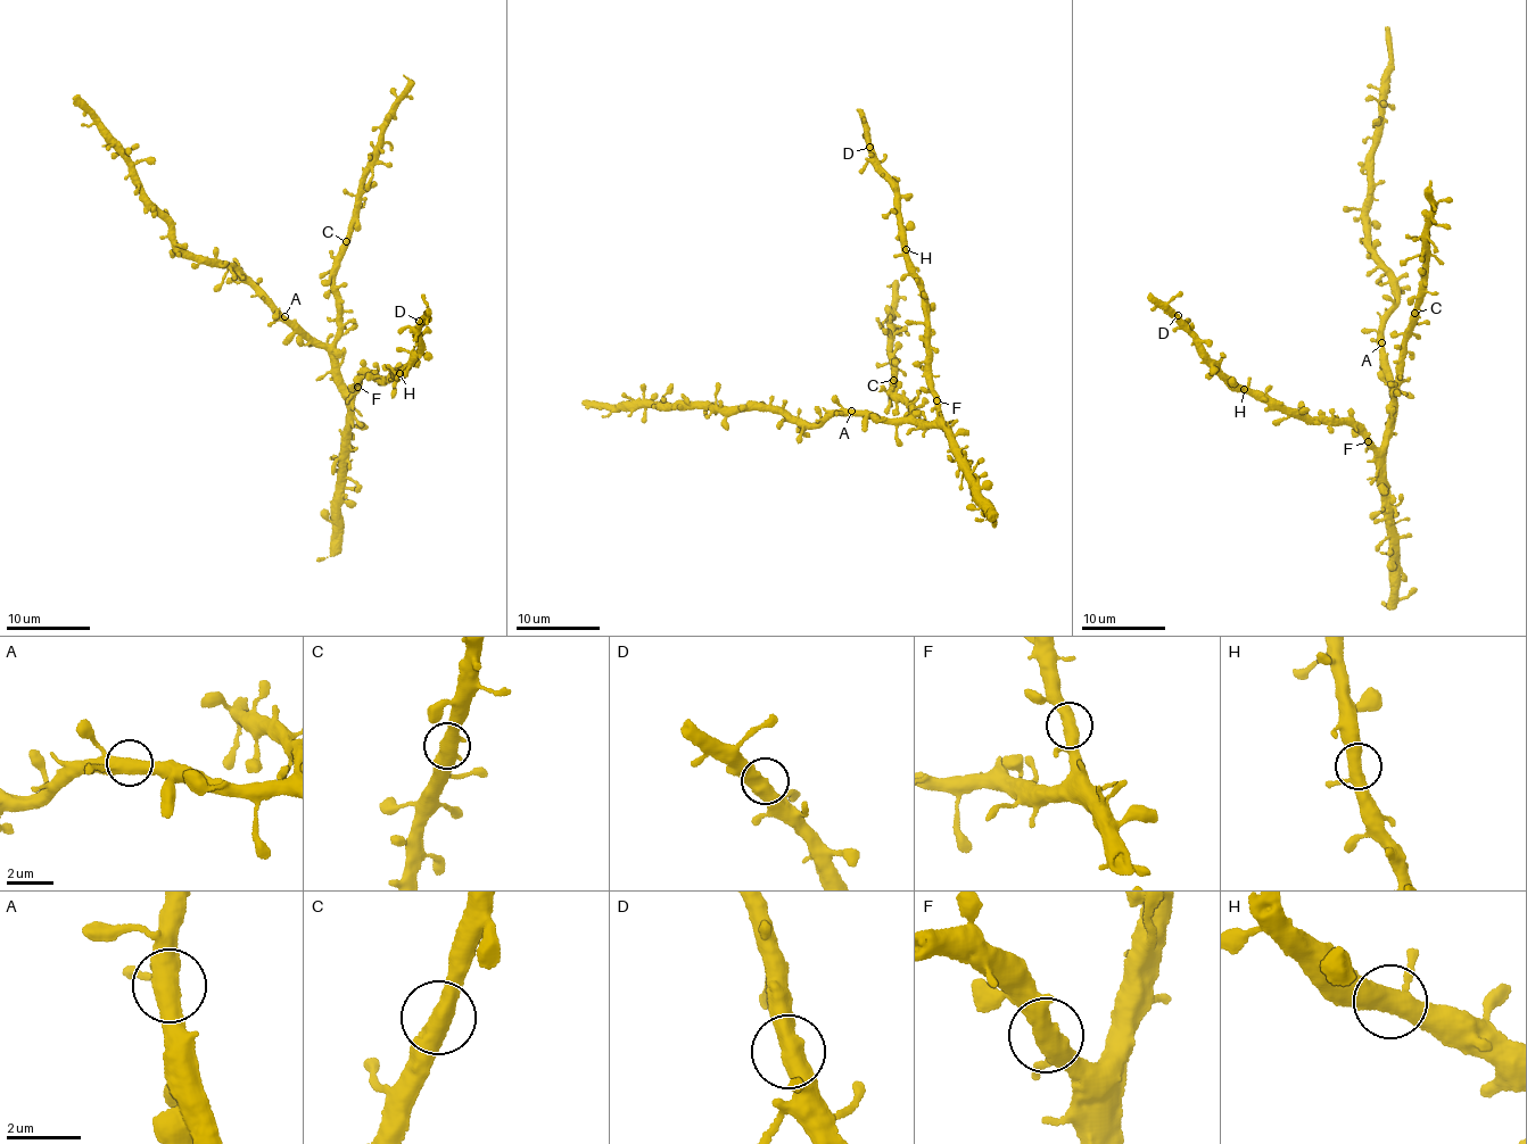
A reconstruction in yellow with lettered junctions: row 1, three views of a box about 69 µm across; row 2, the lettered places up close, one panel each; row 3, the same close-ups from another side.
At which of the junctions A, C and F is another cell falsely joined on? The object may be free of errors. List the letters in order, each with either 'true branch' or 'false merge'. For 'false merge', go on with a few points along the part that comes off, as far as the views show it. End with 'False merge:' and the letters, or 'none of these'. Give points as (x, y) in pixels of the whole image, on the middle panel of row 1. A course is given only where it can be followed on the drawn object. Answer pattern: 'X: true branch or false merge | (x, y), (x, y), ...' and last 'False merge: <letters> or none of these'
A: true branch
C: true branch
F: true branch
False merge: none of these

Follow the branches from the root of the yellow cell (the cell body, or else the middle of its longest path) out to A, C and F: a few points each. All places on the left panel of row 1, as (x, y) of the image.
A: (319, 345), (285, 316)
C: (319, 345), (337, 331), (338, 297), (335, 274), (346, 241)
F: (319, 345), (330, 354), (332, 373), (340, 382), (351, 392), (358, 387)

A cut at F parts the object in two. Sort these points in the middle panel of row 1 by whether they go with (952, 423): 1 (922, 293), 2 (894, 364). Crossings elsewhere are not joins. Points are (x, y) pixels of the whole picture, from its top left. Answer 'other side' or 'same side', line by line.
1: other side
2: same side

